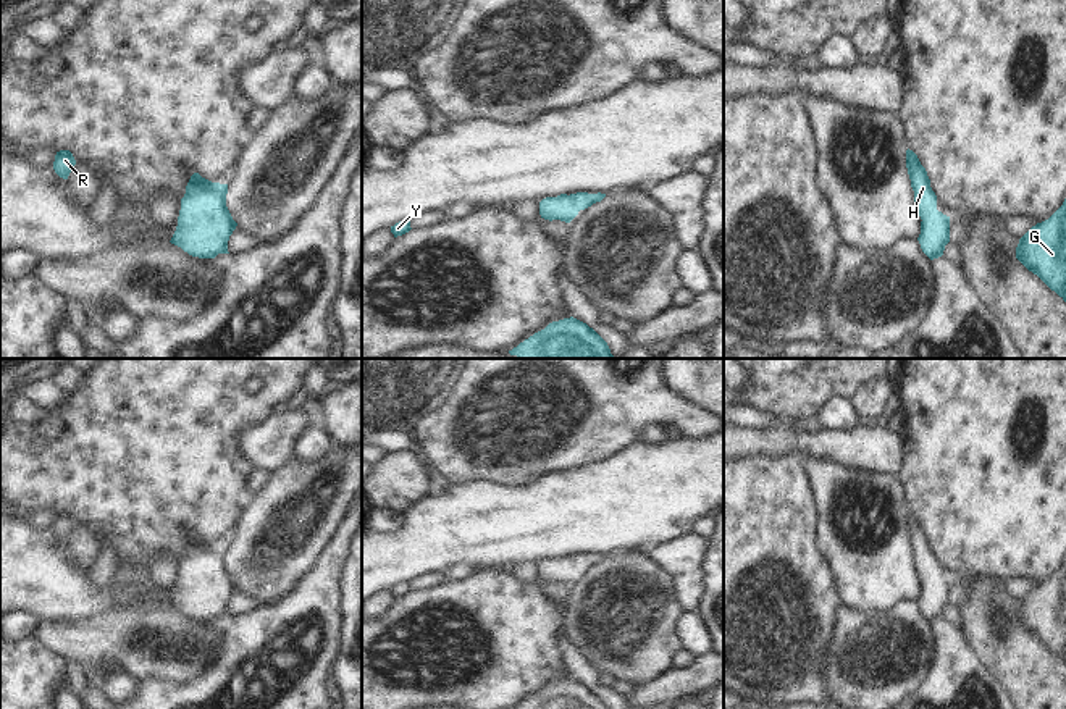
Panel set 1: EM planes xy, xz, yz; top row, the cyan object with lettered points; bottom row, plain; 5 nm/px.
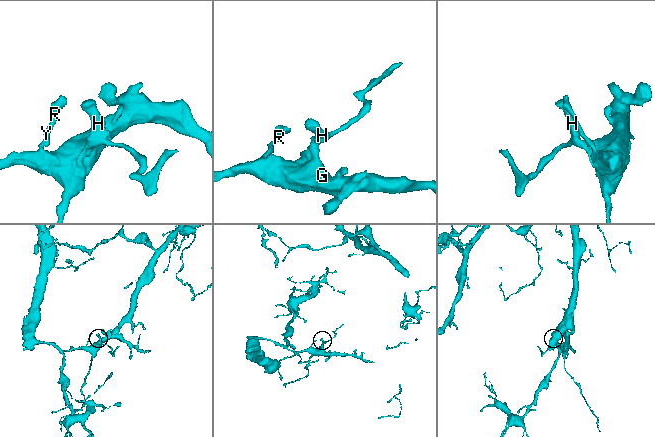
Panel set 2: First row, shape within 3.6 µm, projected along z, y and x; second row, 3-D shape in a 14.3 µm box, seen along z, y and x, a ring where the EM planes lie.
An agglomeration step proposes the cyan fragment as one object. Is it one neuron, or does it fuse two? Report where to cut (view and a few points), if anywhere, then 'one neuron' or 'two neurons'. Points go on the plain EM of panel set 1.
no cut | one neuron

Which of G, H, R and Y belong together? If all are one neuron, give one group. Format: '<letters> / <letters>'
G H R Y

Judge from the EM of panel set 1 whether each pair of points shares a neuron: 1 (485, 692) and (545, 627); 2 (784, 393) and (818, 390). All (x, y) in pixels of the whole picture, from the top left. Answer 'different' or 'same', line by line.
1: same
2: same

